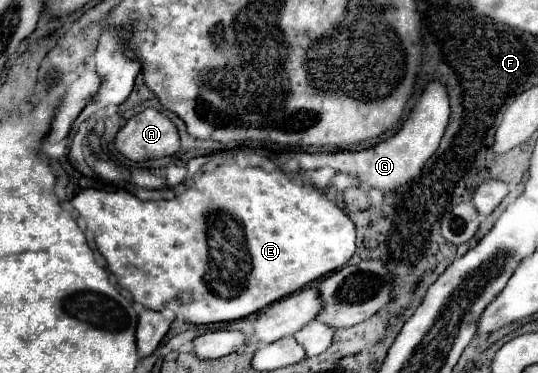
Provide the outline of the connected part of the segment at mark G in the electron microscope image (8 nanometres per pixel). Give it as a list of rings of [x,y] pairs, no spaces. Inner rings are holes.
[[[430,79],[426,83],[426,87],[422,89],[420,101],[416,101],[414,109],[402,121],[400,129],[392,137],[380,141],[378,145],[374,145],[370,149],[362,149],[362,151],[296,153],[296,159],[298,159],[300,169],[304,169],[304,171],[328,165],[336,171],[348,171],[348,173],[358,175],[360,181],[370,185],[372,189],[390,193],[390,191],[396,191],[396,187],[400,187],[402,183],[408,183],[412,177],[416,177],[420,173],[420,169],[424,167],[424,163],[428,161],[428,157],[438,149],[438,143],[448,125],[448,115],[450,115],[450,107],[448,107],[446,87],[442,83],[438,83],[438,79]]]

